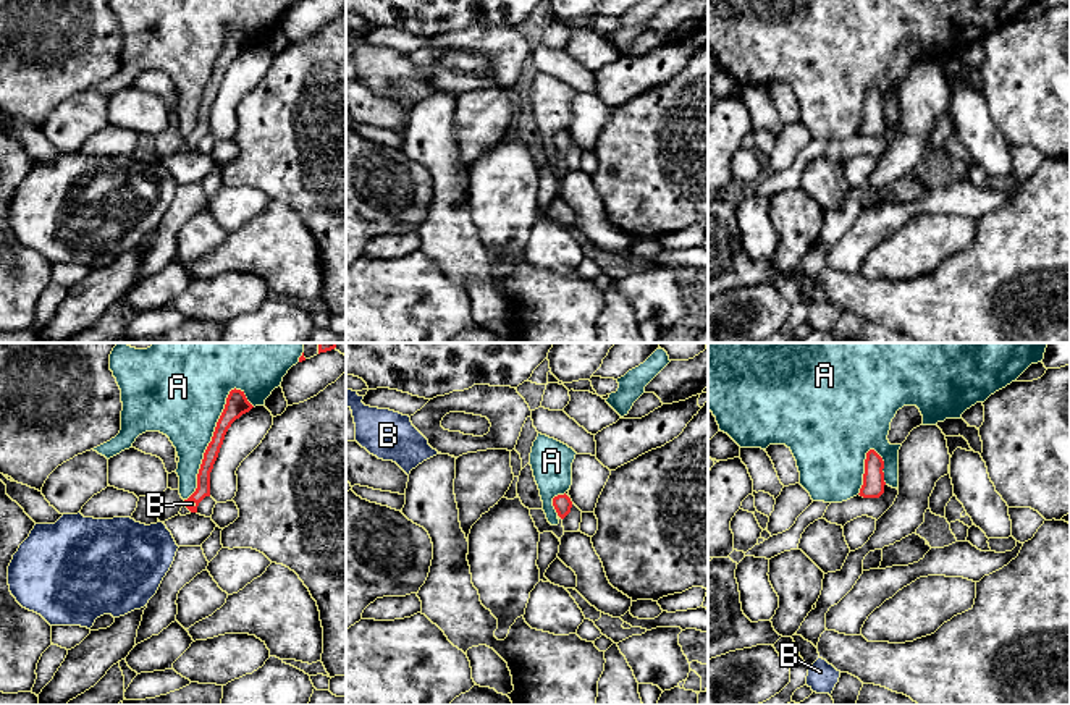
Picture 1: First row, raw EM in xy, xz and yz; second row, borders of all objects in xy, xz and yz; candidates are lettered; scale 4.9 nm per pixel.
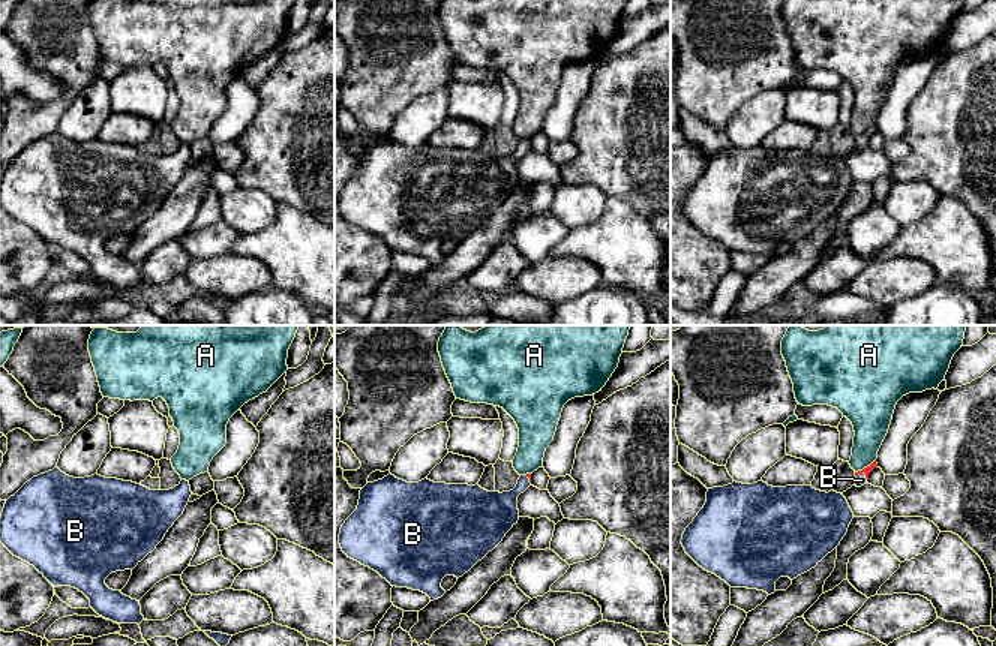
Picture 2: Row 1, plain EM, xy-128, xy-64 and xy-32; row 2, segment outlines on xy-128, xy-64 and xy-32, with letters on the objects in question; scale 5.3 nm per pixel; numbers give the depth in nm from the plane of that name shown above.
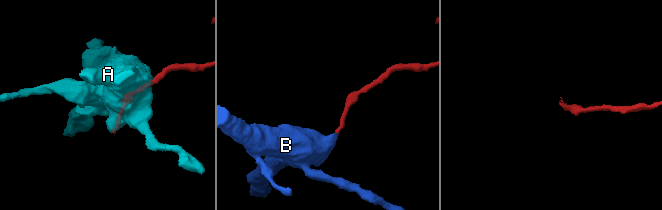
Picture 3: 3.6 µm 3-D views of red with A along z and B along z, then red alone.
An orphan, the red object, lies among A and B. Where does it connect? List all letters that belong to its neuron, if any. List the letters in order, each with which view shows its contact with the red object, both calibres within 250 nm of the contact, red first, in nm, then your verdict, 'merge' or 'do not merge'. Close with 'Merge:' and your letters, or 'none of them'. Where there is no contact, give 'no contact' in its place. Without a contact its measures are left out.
A: contact in xy; calibres 110 and 380 nm; do not merge
B: contact in xy; calibres 70 and 30 nm; merge
Merge: B

